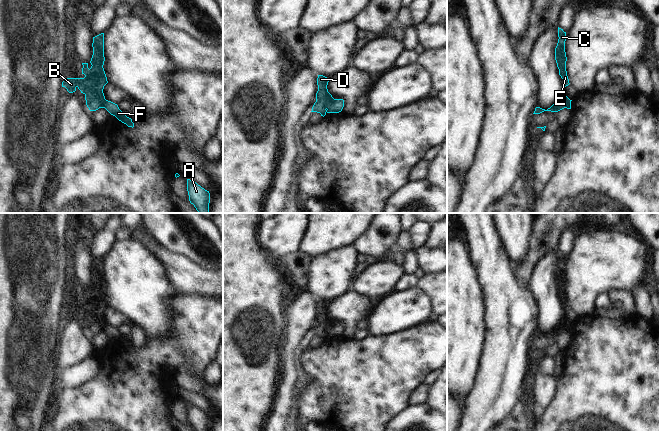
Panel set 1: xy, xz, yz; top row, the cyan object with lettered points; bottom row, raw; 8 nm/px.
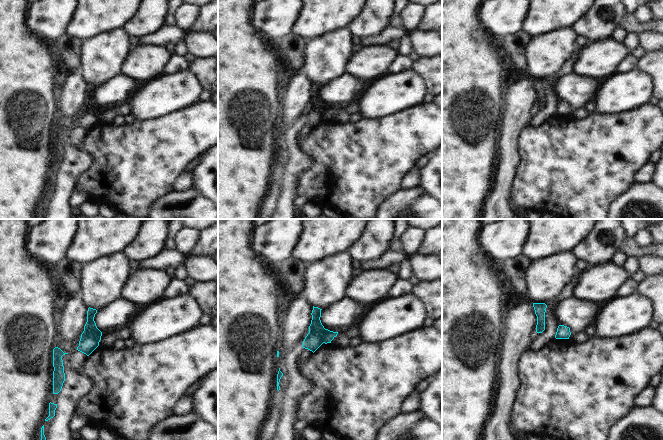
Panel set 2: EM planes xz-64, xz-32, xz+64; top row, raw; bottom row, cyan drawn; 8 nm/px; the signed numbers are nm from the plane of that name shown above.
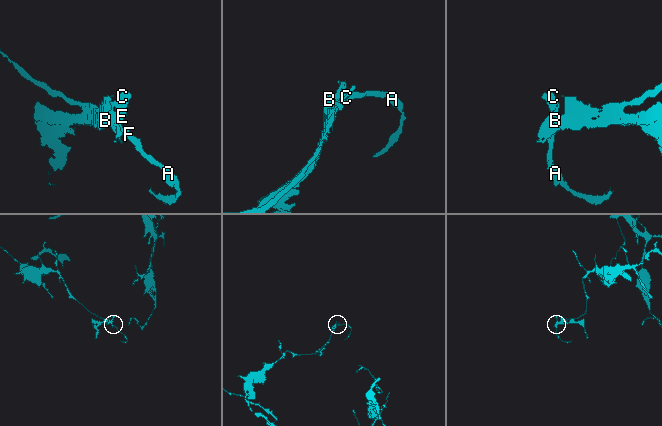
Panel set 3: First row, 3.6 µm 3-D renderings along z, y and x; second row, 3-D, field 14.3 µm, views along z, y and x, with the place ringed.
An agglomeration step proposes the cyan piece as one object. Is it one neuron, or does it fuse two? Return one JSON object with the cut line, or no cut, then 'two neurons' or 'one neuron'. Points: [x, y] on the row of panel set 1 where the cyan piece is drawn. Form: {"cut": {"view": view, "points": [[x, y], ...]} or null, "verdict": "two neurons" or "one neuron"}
{"cut": {"view": "xz", "points": [[334, 99], [326, 108]]}, "verdict": "two neurons"}

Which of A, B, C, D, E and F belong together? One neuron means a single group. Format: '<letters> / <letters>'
A F / B C D E

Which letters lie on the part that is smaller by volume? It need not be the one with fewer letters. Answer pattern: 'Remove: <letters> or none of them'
Remove: A, F.

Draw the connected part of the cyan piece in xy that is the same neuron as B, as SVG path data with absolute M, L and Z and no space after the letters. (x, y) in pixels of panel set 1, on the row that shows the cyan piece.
M104 33L93 37L93 55L91 58L91 68L88 63L82 63L82 74L84 78L66 78L62 82L69 93L73 93L78 88L85 95L86 105L90 111L96 111L103 108L105 96L103 93L104 86L108 83L103 68L104 57Z

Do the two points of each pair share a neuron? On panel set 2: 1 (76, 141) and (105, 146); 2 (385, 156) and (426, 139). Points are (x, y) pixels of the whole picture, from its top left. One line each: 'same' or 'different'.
1: different
2: same

